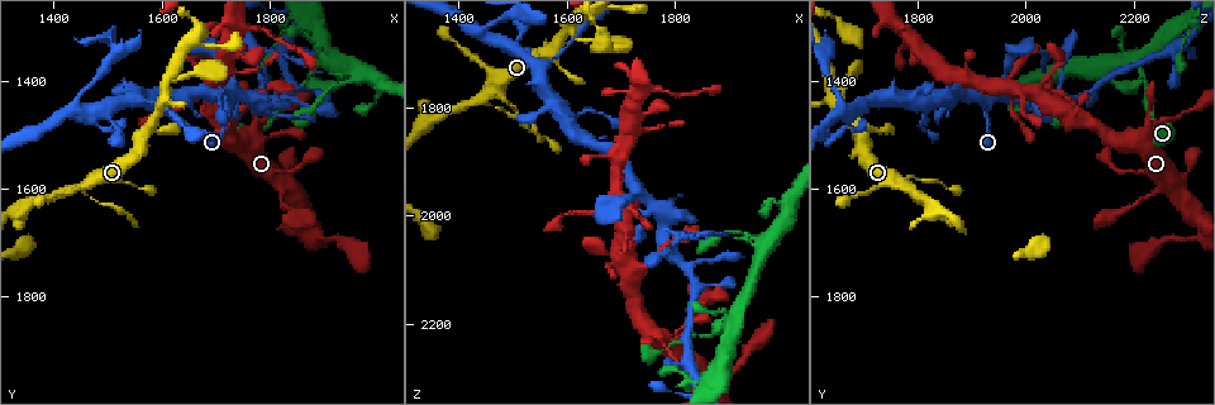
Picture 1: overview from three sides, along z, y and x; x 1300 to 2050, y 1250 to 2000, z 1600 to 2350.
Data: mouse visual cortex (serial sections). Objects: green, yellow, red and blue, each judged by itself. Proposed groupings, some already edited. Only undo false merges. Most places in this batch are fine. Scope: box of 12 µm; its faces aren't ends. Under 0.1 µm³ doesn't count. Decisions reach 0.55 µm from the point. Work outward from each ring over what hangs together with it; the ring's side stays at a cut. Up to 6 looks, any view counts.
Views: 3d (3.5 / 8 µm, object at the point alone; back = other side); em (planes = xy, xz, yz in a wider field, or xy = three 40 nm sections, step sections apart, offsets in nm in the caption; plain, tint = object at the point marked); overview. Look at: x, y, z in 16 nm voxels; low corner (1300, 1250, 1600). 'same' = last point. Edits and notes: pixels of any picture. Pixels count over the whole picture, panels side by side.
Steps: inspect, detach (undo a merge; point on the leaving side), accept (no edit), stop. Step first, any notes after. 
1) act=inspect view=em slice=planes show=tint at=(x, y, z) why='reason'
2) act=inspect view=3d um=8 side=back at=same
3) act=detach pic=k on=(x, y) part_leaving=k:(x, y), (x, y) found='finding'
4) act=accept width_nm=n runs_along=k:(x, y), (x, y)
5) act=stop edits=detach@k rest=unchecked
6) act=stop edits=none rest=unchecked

act=inspect view=3d um=3.5 side=back at=(1435, 1450, 1665)

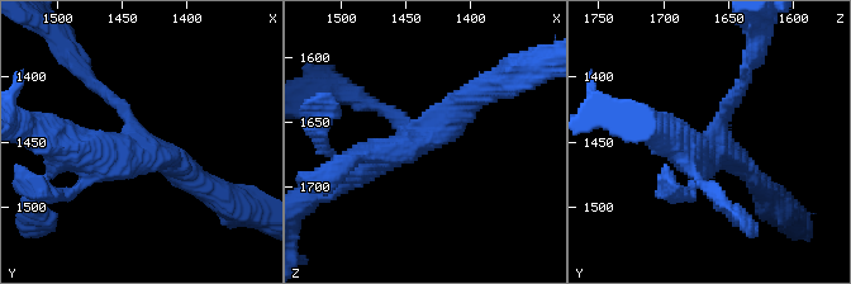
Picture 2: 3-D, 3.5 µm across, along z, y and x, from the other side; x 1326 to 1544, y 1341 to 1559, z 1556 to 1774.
act=inspect view=em slice=xy step=1 show=plain at=(1438, 1450, 1660) arms=3 arm_widths_nm=150,300,450 why='now the EM'

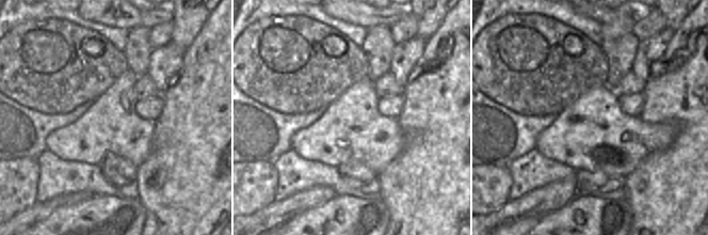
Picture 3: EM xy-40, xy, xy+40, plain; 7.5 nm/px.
act=inspect view=em slice=xy step=1 show=tint at=same

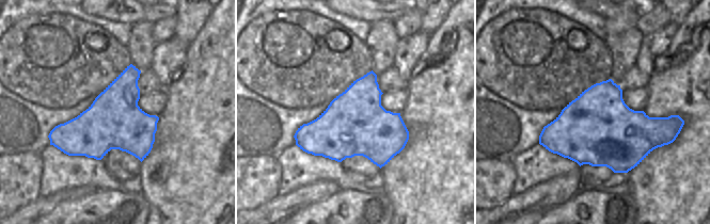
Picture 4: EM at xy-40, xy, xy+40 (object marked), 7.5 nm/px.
act=accept runs_along=2:(346, 173), (404, 150), (481, 94) found='continuous, no second cell'

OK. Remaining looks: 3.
act=inspect view=3d um=3.5 at=(1825, 1435, 2095) why='thick turns thin'

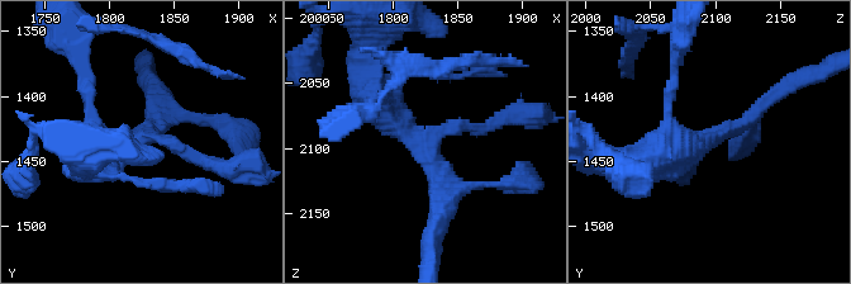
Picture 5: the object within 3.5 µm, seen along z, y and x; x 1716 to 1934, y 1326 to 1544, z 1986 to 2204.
act=inspect view=em slice=xy step=5 show=tint at=(1828, 1434, 2098)

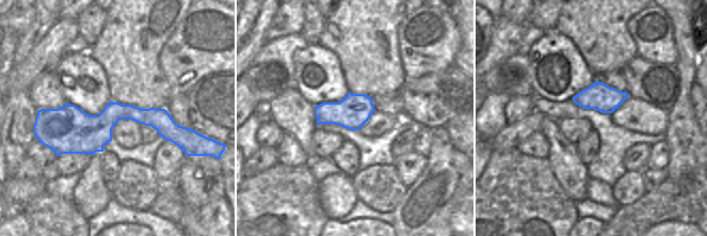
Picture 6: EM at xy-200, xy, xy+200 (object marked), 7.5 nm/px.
act=accept runs_along=5:(369, 91), (431, 150), (438, 208) found='all the same cell'

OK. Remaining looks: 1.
act=stop edits=none rest=unchecked

